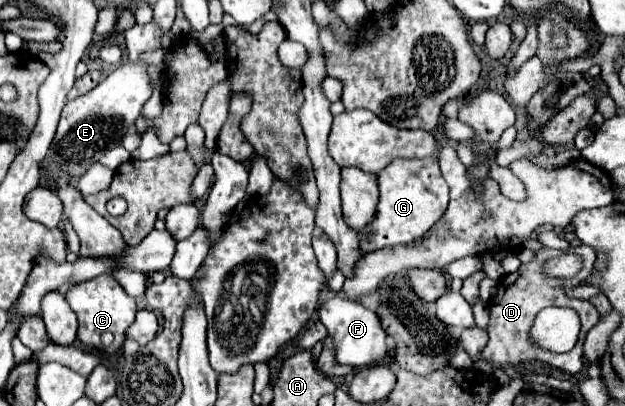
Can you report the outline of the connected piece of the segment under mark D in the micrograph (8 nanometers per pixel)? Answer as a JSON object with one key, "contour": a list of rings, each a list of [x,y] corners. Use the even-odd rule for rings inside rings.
{"contour":[[[581,245],[577,247],[577,253],[583,257],[583,271],[569,279],[569,281],[557,281],[557,279],[543,279],[541,277],[541,265],[545,259],[549,257],[555,257],[559,255],[559,251],[555,249],[549,249],[549,247],[543,247],[539,251],[535,251],[535,257],[533,261],[529,263],[523,263],[519,267],[519,271],[515,273],[515,281],[503,289],[501,293],[497,293],[491,301],[491,317],[489,317],[489,327],[487,327],[487,333],[489,333],[489,343],[487,347],[483,349],[483,361],[491,361],[491,369],[493,371],[503,371],[507,365],[511,367],[519,367],[519,363],[525,363],[525,361],[533,361],[533,359],[541,359],[543,363],[549,363],[561,371],[567,371],[571,375],[579,373],[581,367],[583,367],[583,343],[585,343],[585,337],[589,333],[589,329],[593,325],[597,325],[599,321],[599,311],[585,299],[567,299],[565,291],[571,289],[571,287],[577,287],[581,285],[583,281],[587,281],[587,277],[591,275],[593,271],[593,261],[595,261],[595,249],[591,249],[589,245]],[[543,307],[569,307],[573,311],[577,311],[579,319],[581,319],[581,333],[579,333],[579,341],[577,345],[573,347],[573,351],[569,353],[545,353],[545,351],[539,351],[531,345],[527,333],[535,321],[535,315],[543,309]]]}

